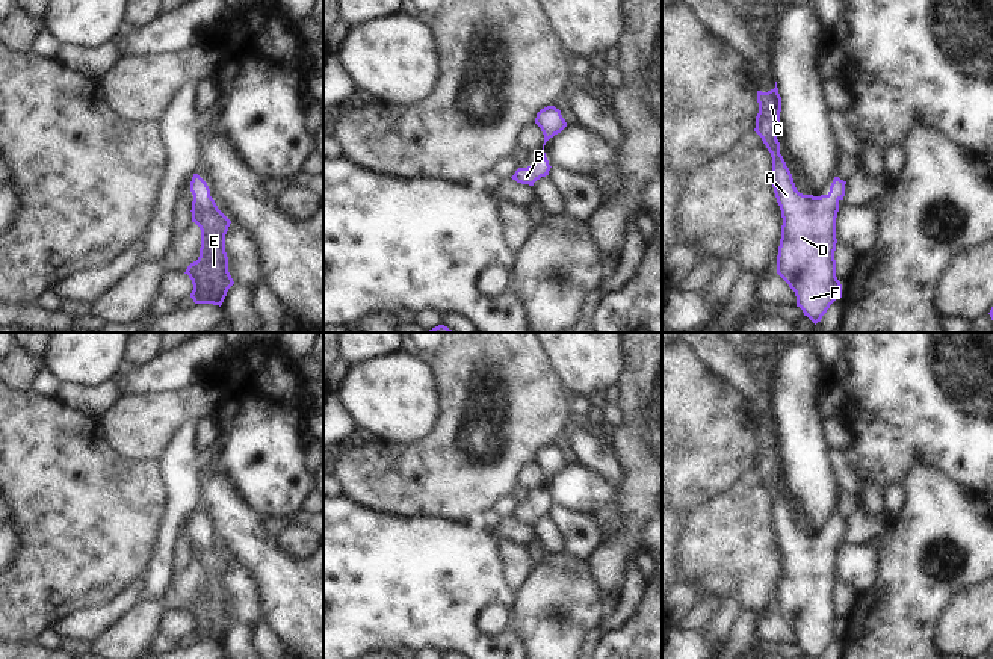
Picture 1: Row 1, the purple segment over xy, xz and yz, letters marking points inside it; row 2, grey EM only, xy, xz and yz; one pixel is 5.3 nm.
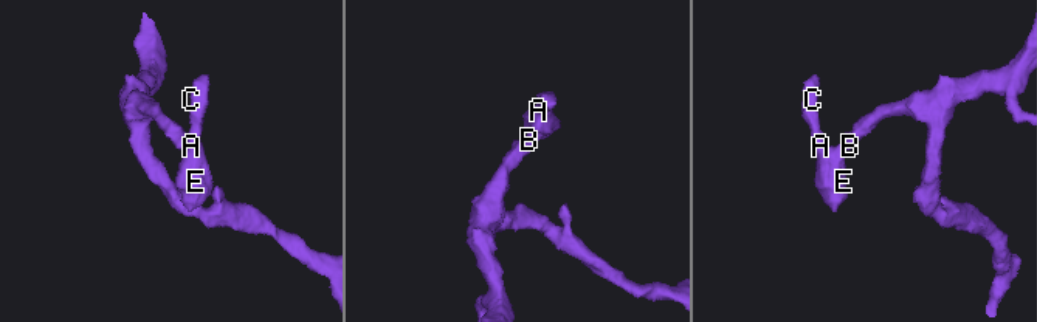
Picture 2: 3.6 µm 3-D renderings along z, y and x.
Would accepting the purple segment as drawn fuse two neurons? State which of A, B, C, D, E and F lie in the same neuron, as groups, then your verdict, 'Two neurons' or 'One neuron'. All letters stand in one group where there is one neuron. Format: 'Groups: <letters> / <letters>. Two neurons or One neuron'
Groups: A B C D E F. One neuron

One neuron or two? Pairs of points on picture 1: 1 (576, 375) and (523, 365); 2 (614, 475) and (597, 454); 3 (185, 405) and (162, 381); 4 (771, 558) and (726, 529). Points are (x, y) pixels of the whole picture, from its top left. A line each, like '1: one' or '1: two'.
1: two
2: one
3: two
4: one

